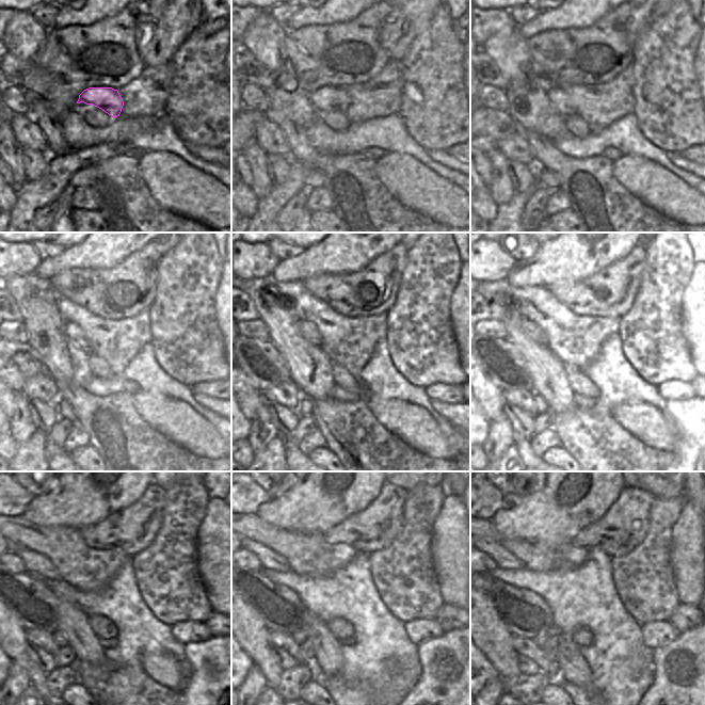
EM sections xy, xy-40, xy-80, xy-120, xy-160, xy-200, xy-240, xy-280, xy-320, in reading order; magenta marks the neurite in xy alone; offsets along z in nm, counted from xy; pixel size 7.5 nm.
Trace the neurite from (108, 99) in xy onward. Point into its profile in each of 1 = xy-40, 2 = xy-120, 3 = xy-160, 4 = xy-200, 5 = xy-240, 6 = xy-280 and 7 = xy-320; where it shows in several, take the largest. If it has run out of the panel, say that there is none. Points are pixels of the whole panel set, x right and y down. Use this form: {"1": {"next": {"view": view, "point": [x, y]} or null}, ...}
{"1": {"next": {"view": "xy-40", "point": [325, 99]}}, "2": {"next": {"view": "xy-120", "point": [73, 331]}}, "3": {"next": {"view": "xy-160", "point": [308, 330]}}, "4": {"next": {"view": "xy-200", "point": [530, 329]}}, "5": {"next": {"view": "xy-240", "point": [35, 563]}}, "6": {"next": {"view": "xy-280", "point": [269, 560]}}, "7": {"next": {"view": "xy-320", "point": [502, 557]}}}

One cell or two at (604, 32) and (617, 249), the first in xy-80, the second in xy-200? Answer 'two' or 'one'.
two

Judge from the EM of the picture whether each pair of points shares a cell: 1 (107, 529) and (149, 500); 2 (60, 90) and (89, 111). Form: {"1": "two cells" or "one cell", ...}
{"1": "one cell", "2": "two cells"}

